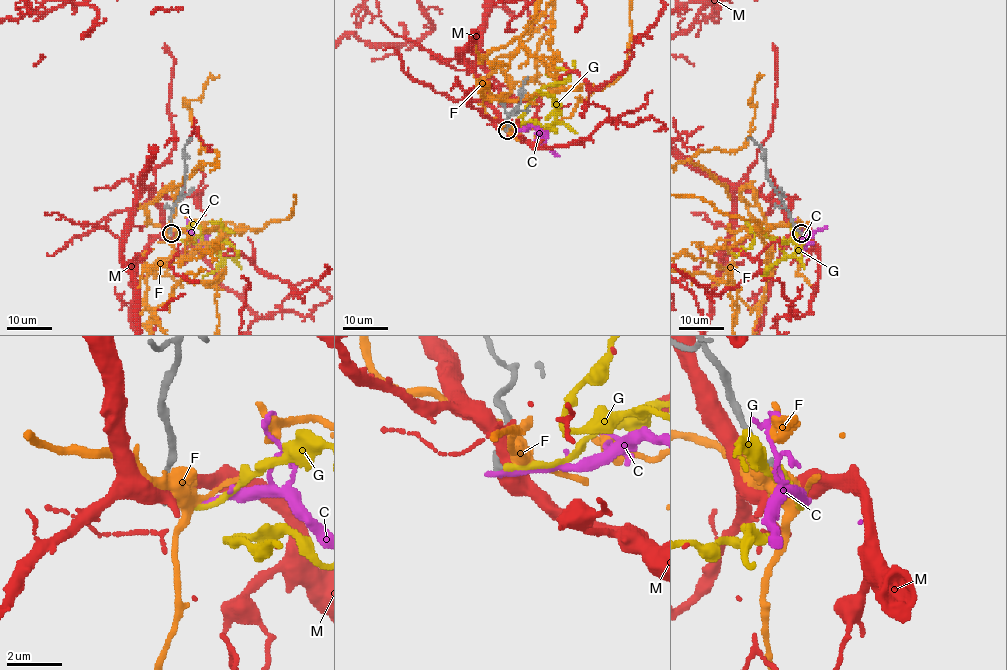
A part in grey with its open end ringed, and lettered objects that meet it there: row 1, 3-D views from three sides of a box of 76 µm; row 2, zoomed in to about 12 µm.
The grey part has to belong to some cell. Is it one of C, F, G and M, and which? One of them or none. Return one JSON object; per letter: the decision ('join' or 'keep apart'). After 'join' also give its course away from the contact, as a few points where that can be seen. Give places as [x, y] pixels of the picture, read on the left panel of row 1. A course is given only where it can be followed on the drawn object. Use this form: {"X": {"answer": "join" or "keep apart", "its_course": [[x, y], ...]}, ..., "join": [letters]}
{"C": {"answer": "keep apart"}, "F": {"answer": "keep apart"}, "G": {"answer": "keep apart"}, "M": {"answer": "keep apart"}, "join": []}

